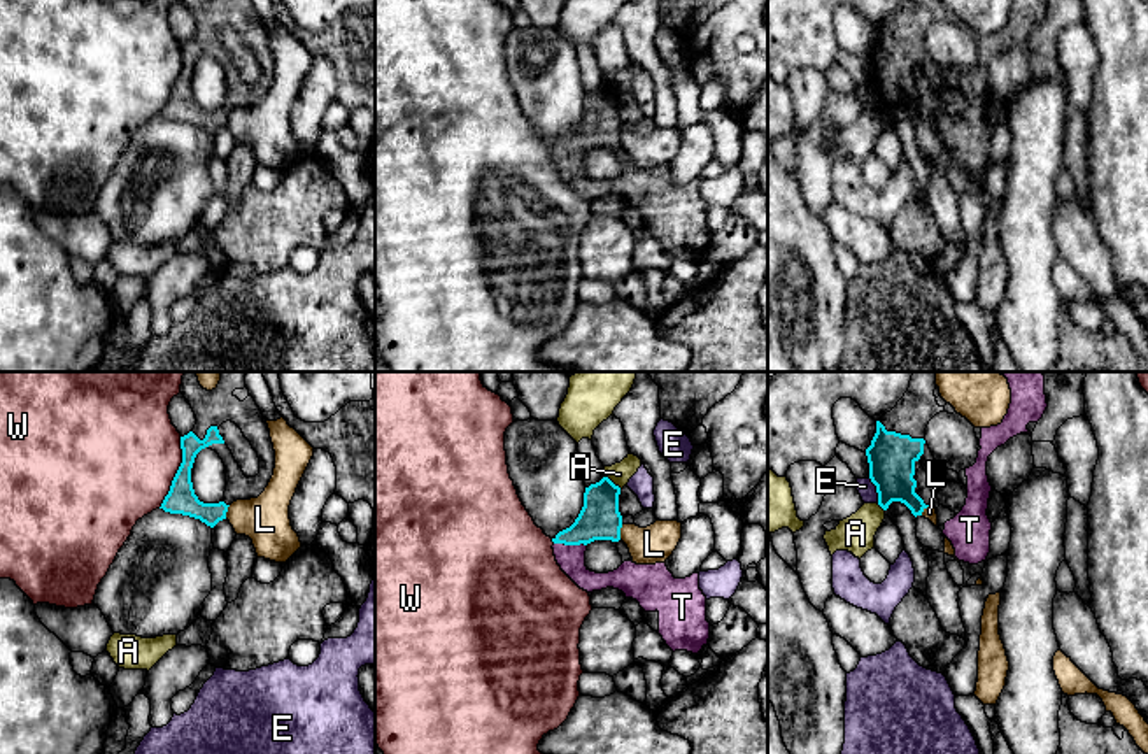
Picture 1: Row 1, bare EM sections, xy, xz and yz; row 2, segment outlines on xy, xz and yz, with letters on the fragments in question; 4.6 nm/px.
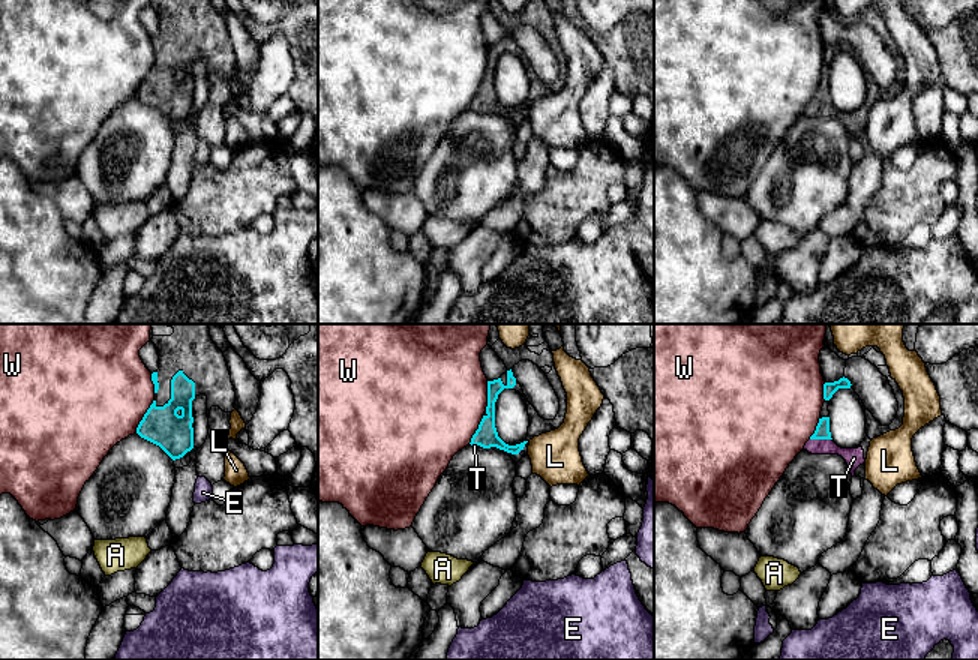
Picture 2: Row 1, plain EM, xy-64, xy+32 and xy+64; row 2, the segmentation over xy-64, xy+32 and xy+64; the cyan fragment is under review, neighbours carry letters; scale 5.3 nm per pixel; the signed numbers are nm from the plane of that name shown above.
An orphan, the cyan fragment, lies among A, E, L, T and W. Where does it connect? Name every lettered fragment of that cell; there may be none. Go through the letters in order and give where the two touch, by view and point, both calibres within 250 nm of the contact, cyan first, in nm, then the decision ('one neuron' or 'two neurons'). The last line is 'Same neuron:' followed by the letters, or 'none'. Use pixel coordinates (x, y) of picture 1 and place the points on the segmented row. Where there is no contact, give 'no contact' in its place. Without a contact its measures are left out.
A: contact xz (612, 483); calibres 190 and 100 nm; two neurons
E: contact yz (877, 490); calibres 220 and 80 nm; two neurons
L: contact xz (619, 532); calibres 190 and 180 nm; two neurons
T: contact xz (570, 544); calibres 190 and 130 nm; one neuron
W: contact xy (177, 472); calibres 140 and 480 nm; two neurons
Same neuron: T

